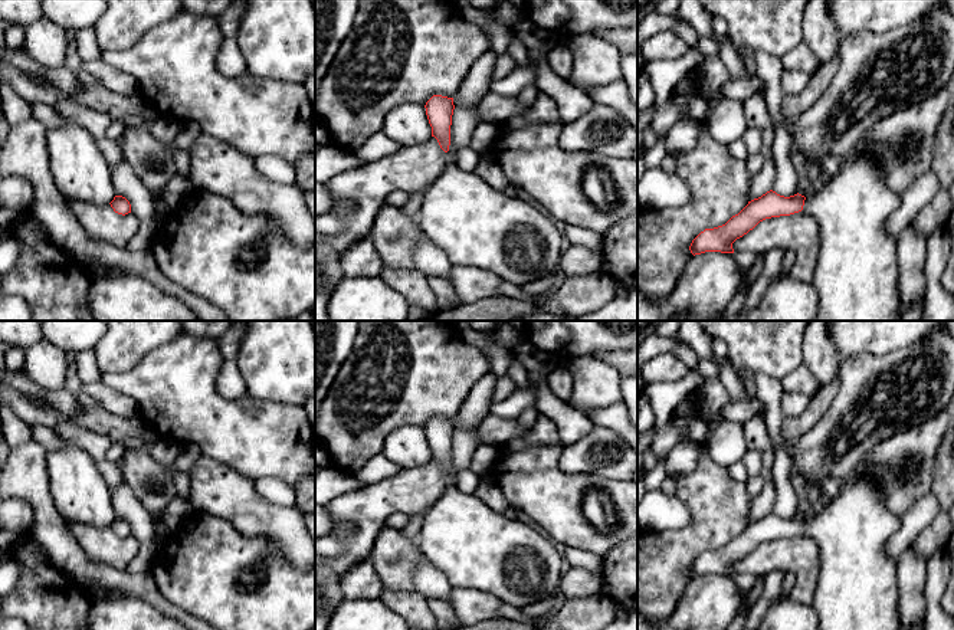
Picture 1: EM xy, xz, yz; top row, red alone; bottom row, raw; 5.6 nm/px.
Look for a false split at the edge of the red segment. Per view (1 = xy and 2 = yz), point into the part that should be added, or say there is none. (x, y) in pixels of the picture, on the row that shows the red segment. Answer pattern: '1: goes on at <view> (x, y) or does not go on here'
1: does not go on here
2: goes on at yz (856, 272)

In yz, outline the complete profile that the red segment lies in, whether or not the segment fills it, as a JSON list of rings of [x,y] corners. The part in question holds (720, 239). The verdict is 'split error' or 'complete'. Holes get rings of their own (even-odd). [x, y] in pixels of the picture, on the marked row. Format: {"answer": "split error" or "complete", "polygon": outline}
{"answer": "split error", "polygon": [[[862,151],[849,158],[839,174],[826,175],[822,187],[812,197],[806,198],[799,193],[784,197],[770,190],[748,201],[725,224],[701,232],[692,240],[689,250],[694,256],[705,252],[734,253],[732,243],[753,230],[760,222],[803,210],[814,217],[820,232],[820,252],[812,282],[819,295],[819,311],[814,321],[901,321],[896,242],[885,232],[885,223],[899,203],[901,196],[886,187],[881,168],[866,151]]]}

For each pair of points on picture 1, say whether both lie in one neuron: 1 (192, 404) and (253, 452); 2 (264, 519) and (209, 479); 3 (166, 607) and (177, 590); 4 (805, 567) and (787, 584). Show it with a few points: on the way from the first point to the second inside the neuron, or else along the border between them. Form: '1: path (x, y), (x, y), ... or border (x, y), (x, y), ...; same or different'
1: path (207, 420), (238, 436); same
2: path (251, 514), (232, 496), (222, 492); same
3: border (150, 573), (158, 591), (167, 600), (193, 614); different
4: border (786, 570), (793, 574), (793, 590), (789, 594); different

